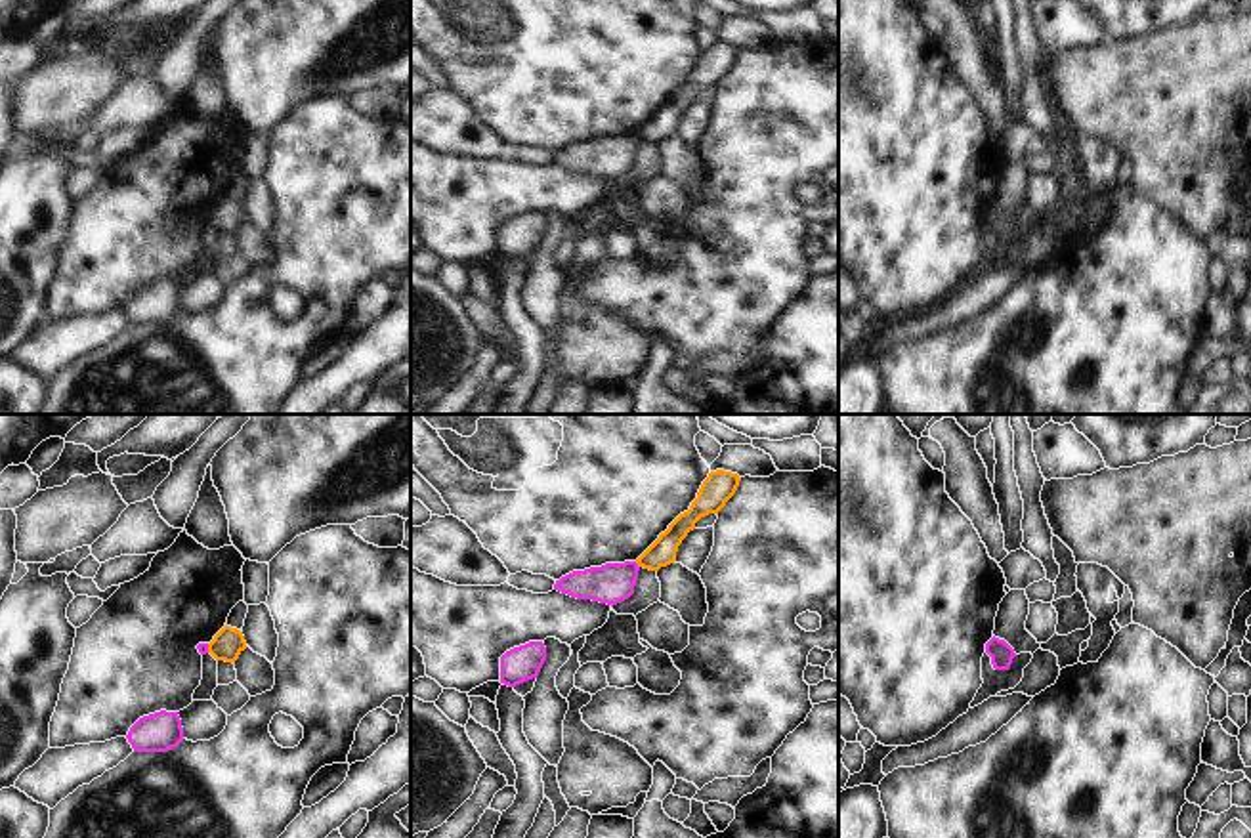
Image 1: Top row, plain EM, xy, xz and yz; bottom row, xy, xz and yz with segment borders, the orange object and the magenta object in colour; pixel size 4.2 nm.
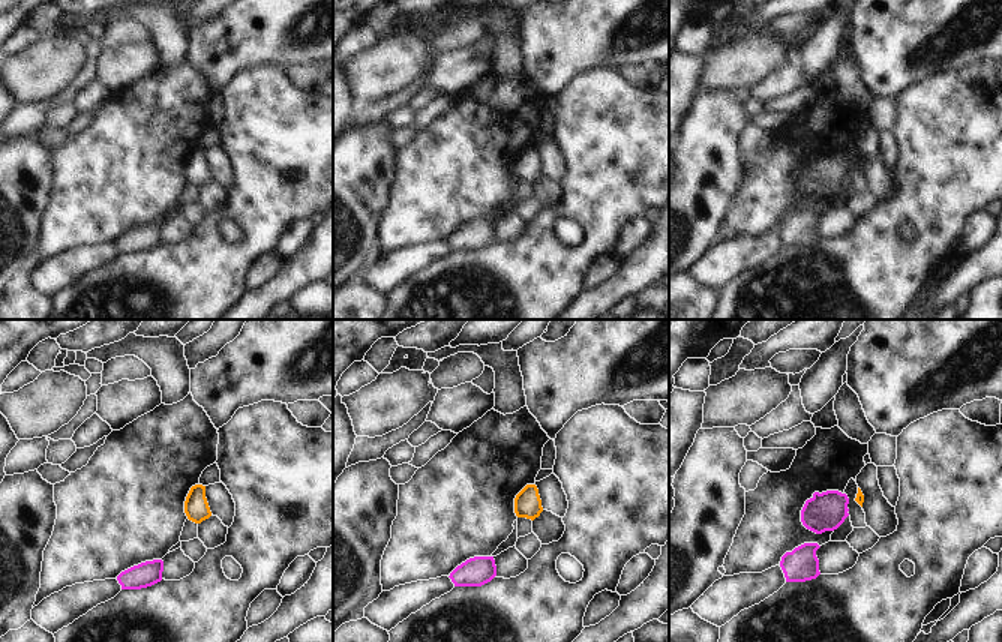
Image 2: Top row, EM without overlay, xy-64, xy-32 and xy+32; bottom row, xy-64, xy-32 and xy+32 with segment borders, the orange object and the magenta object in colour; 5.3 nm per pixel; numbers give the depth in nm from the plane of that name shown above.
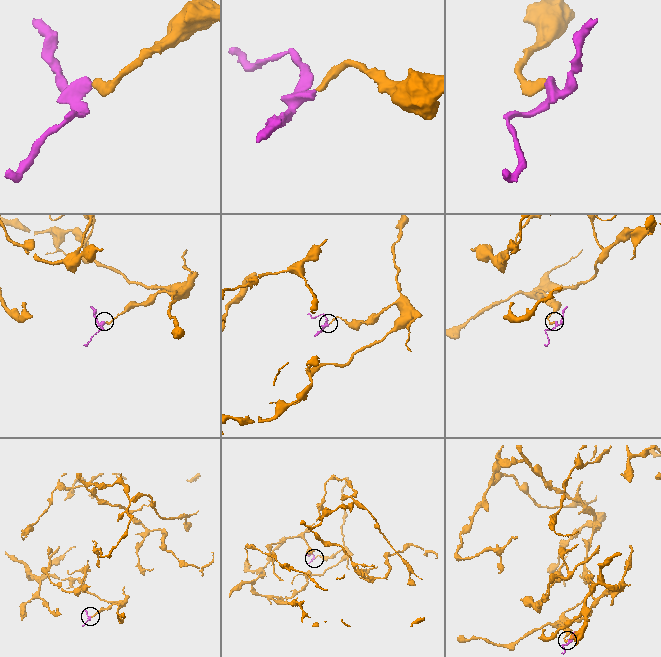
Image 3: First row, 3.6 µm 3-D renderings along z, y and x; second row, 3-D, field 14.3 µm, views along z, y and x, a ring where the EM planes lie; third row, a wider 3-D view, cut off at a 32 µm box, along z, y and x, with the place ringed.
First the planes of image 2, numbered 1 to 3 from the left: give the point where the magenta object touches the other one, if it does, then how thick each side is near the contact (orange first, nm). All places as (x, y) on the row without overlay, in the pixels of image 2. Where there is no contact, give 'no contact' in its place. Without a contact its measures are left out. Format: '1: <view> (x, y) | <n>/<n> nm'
1: no contact
2: no contact
3: no contact

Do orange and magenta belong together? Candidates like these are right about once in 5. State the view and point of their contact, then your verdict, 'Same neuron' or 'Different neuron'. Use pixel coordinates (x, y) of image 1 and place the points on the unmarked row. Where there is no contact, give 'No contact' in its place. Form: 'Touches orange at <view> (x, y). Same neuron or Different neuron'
Touches orange at xz (638, 138). Different neuron.

